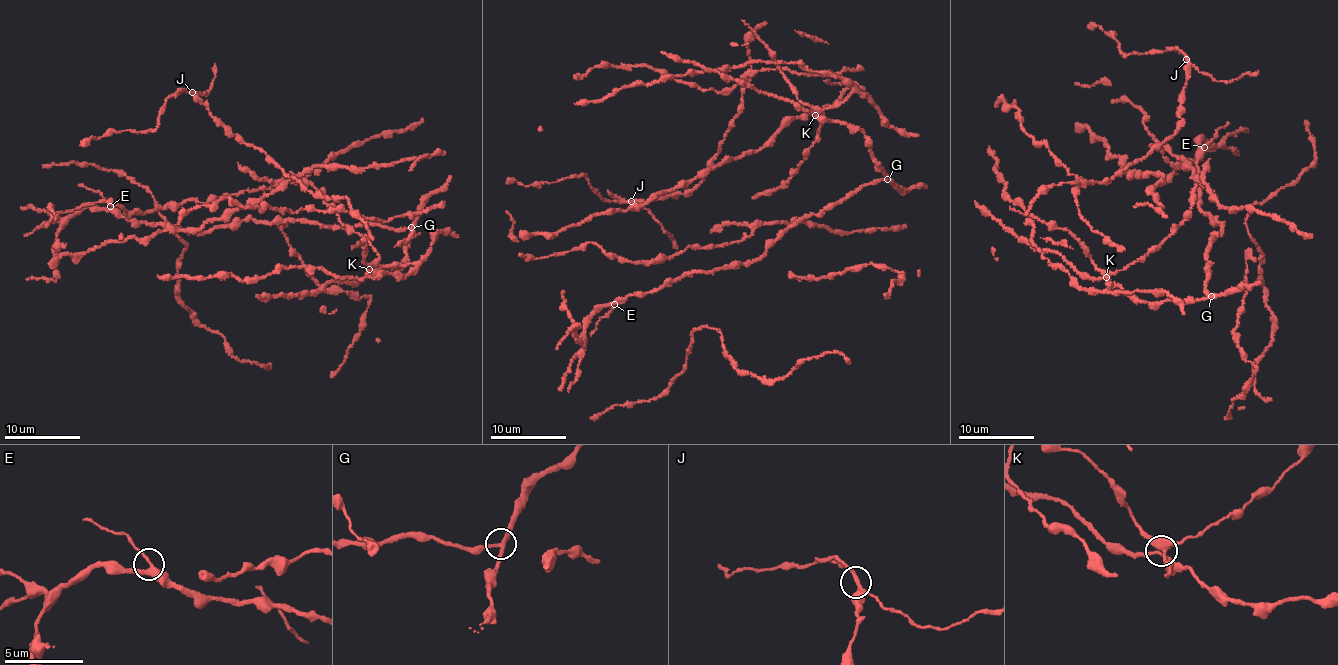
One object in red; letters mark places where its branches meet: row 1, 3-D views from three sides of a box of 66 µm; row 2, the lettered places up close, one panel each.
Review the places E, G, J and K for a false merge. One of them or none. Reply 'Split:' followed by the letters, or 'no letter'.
Split: J

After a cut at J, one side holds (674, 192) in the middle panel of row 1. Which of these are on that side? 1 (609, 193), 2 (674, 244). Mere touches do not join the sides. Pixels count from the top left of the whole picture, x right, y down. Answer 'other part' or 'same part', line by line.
1: other part
2: other part

